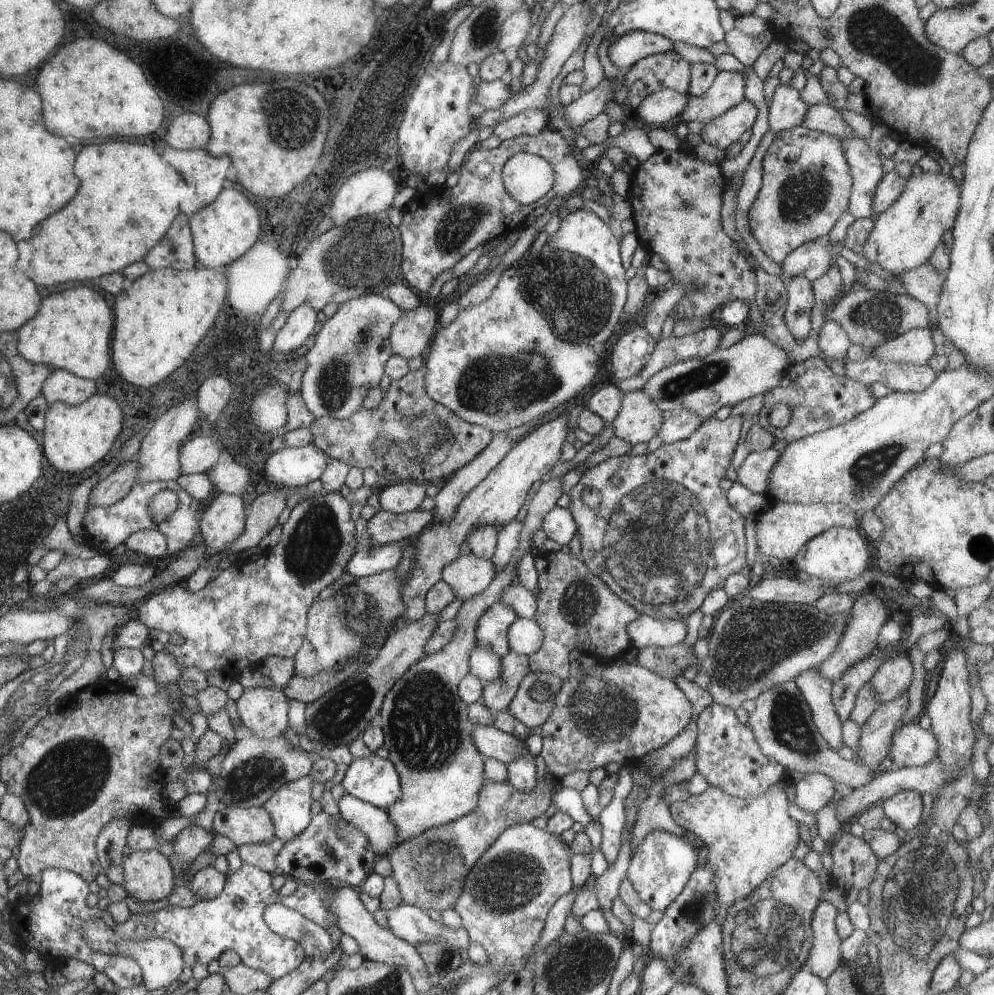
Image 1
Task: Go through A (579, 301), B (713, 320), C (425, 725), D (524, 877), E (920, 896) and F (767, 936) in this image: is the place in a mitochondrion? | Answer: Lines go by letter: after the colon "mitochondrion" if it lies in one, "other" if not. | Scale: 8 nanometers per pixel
A: mitochondrion
B: other
C: mitochondrion
D: mitochondrion
E: mitochondrion
F: mitochondrion

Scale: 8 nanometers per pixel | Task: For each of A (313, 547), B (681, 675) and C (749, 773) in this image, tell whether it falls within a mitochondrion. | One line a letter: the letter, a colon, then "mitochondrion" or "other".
A: mitochondrion
B: other
C: other

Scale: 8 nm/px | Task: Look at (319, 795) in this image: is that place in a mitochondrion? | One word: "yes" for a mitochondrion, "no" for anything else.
no

